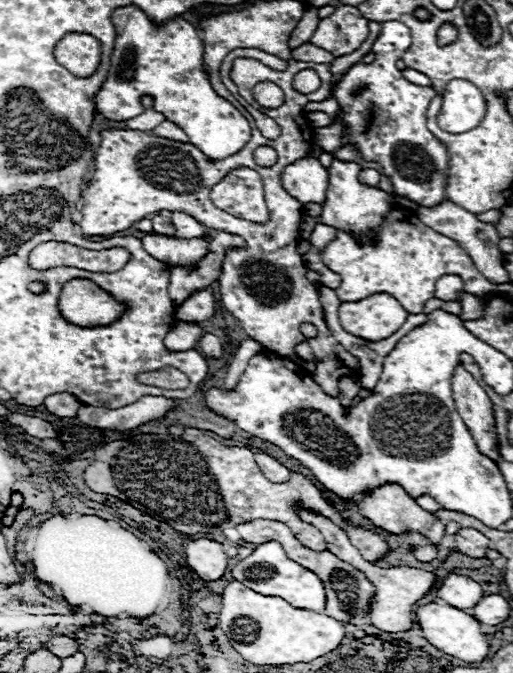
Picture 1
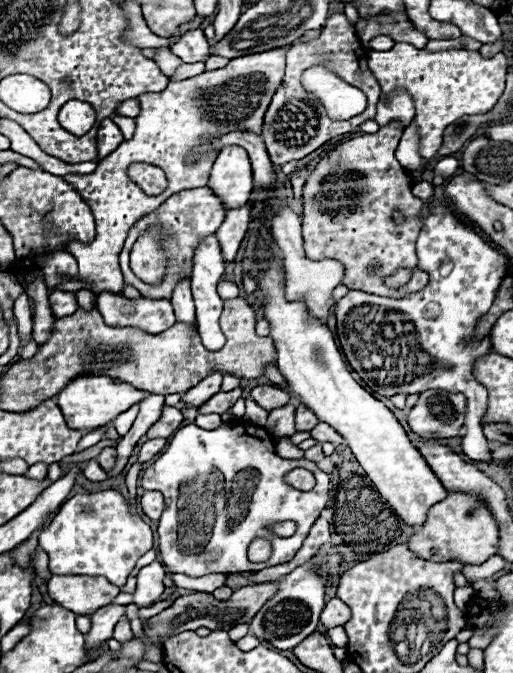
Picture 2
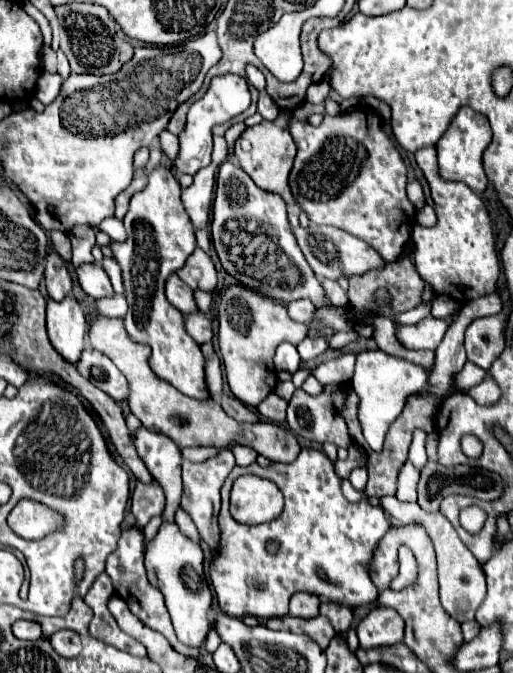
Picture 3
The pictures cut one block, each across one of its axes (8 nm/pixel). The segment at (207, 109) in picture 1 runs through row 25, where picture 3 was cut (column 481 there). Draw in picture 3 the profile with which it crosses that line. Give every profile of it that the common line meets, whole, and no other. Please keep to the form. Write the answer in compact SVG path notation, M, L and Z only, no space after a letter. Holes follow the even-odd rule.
M460 108L454 120L450 122L446 134L436 144L440 174L446 180L460 180L468 184L474 192L482 192L488 182L482 168L482 152L490 144L490 138L492 138L492 130L490 130L488 118L472 108Z

